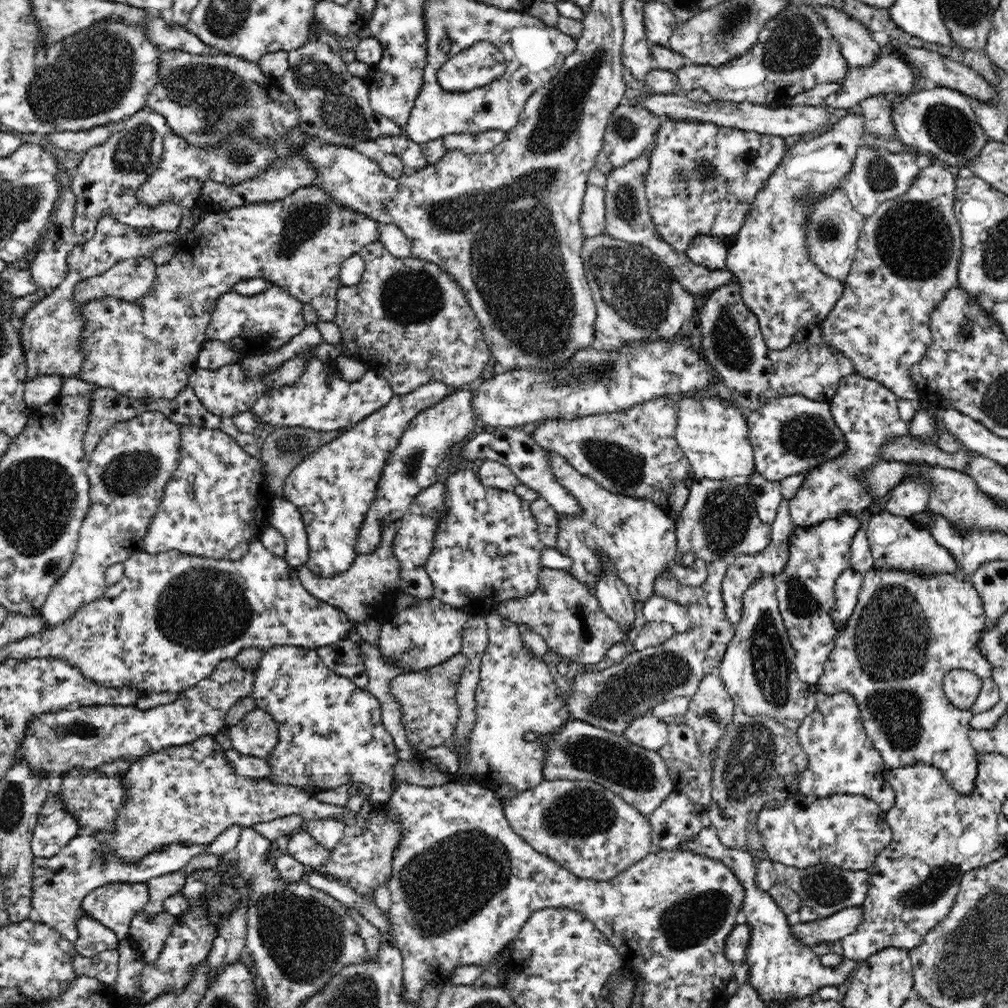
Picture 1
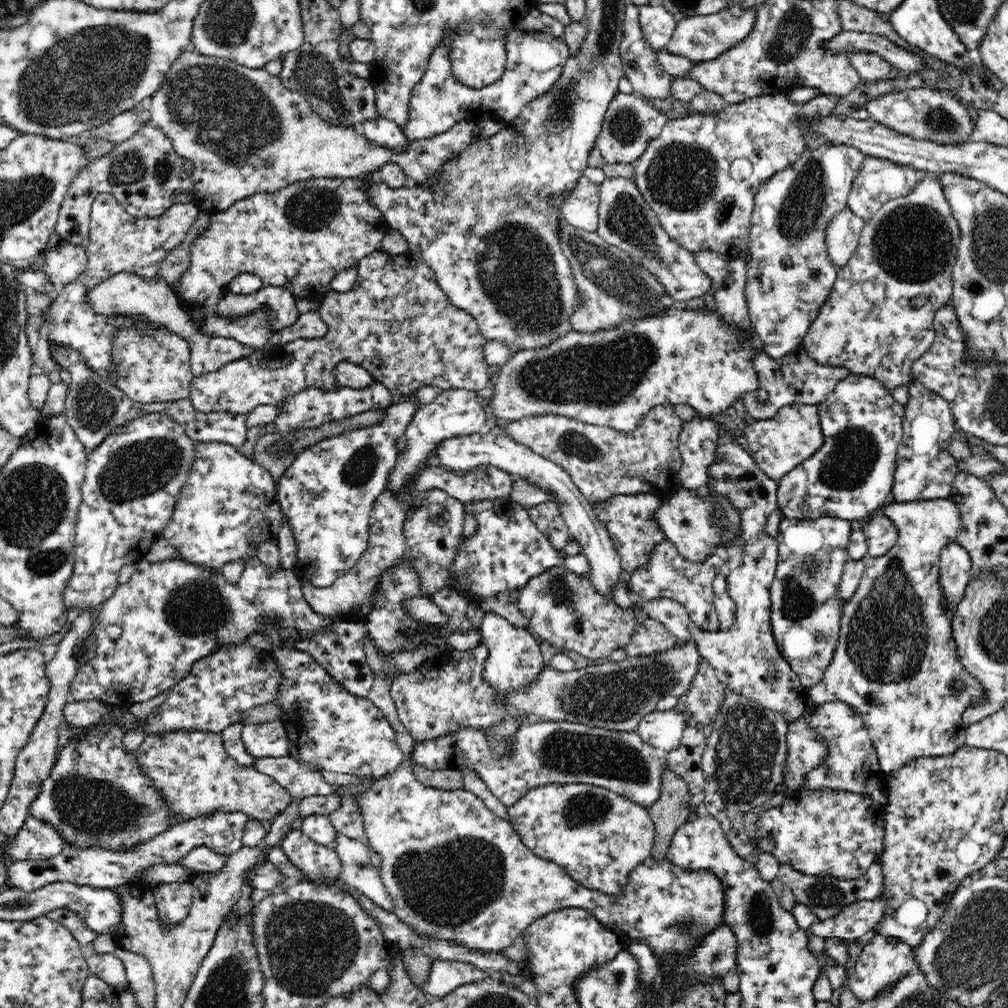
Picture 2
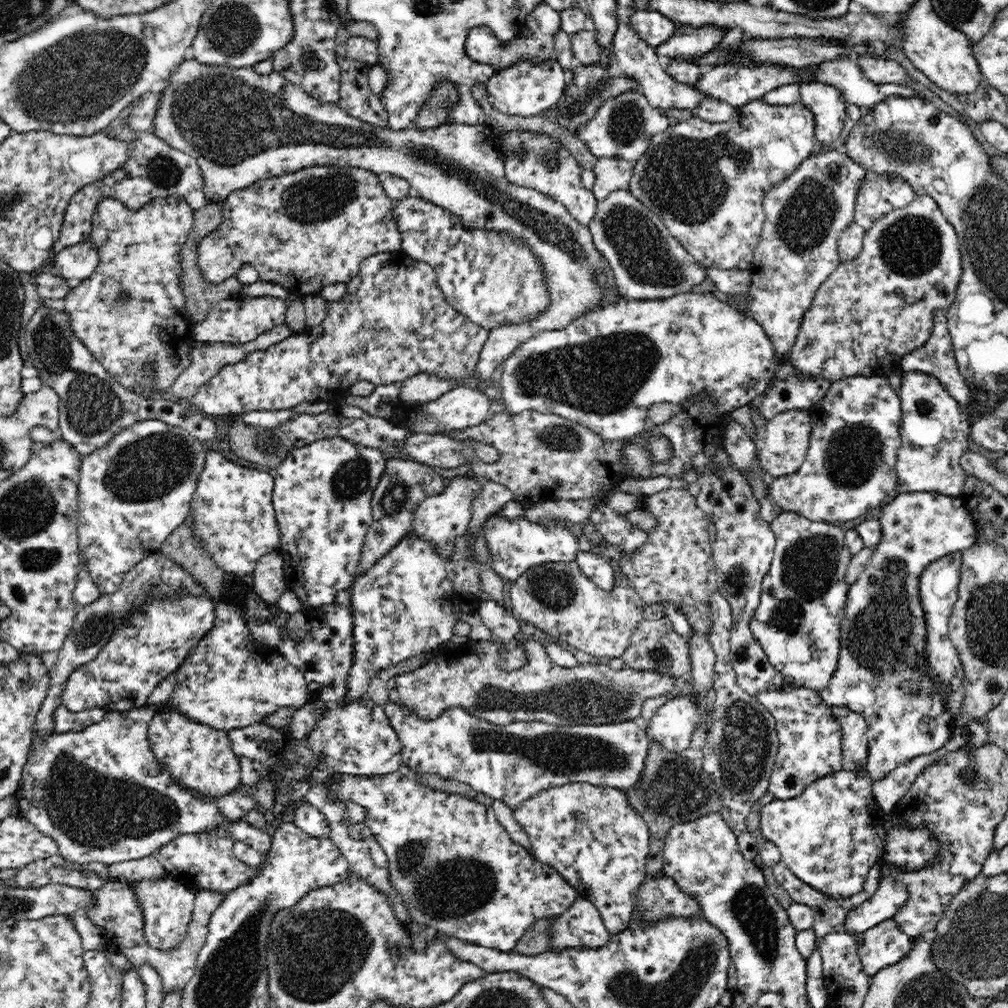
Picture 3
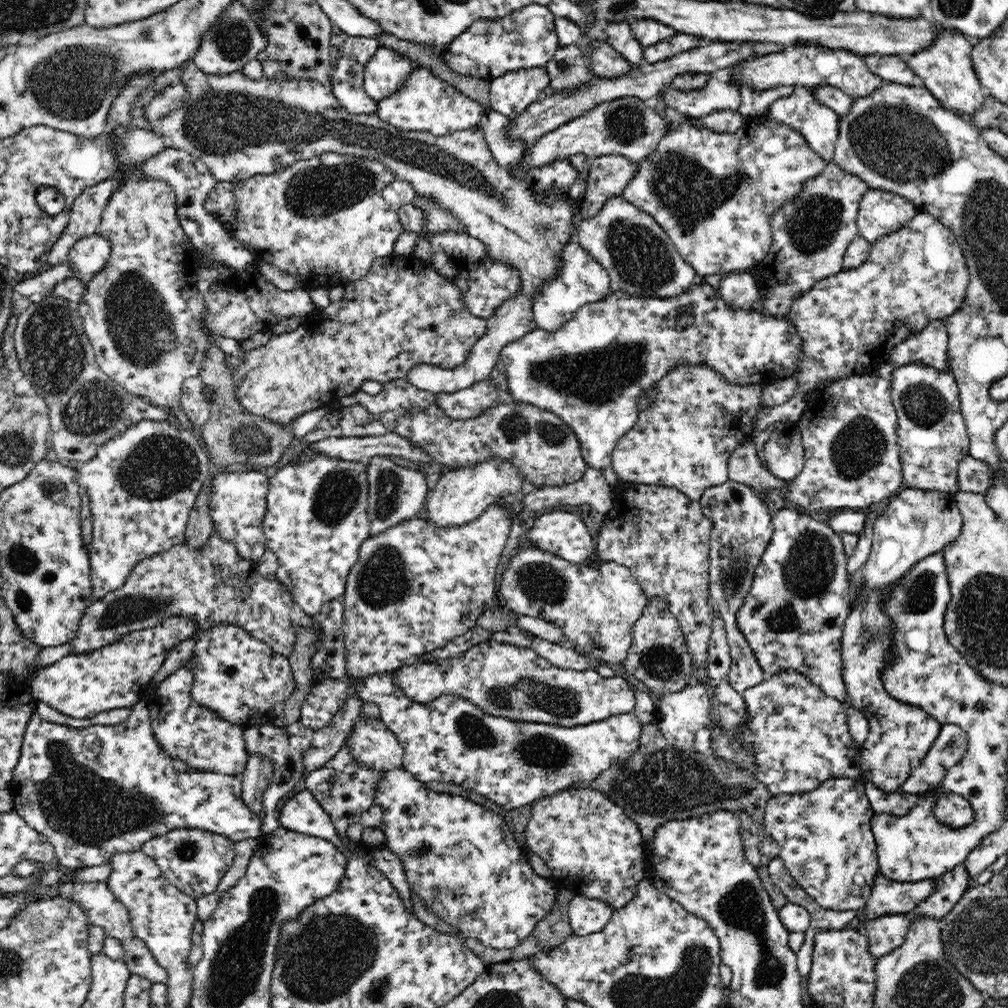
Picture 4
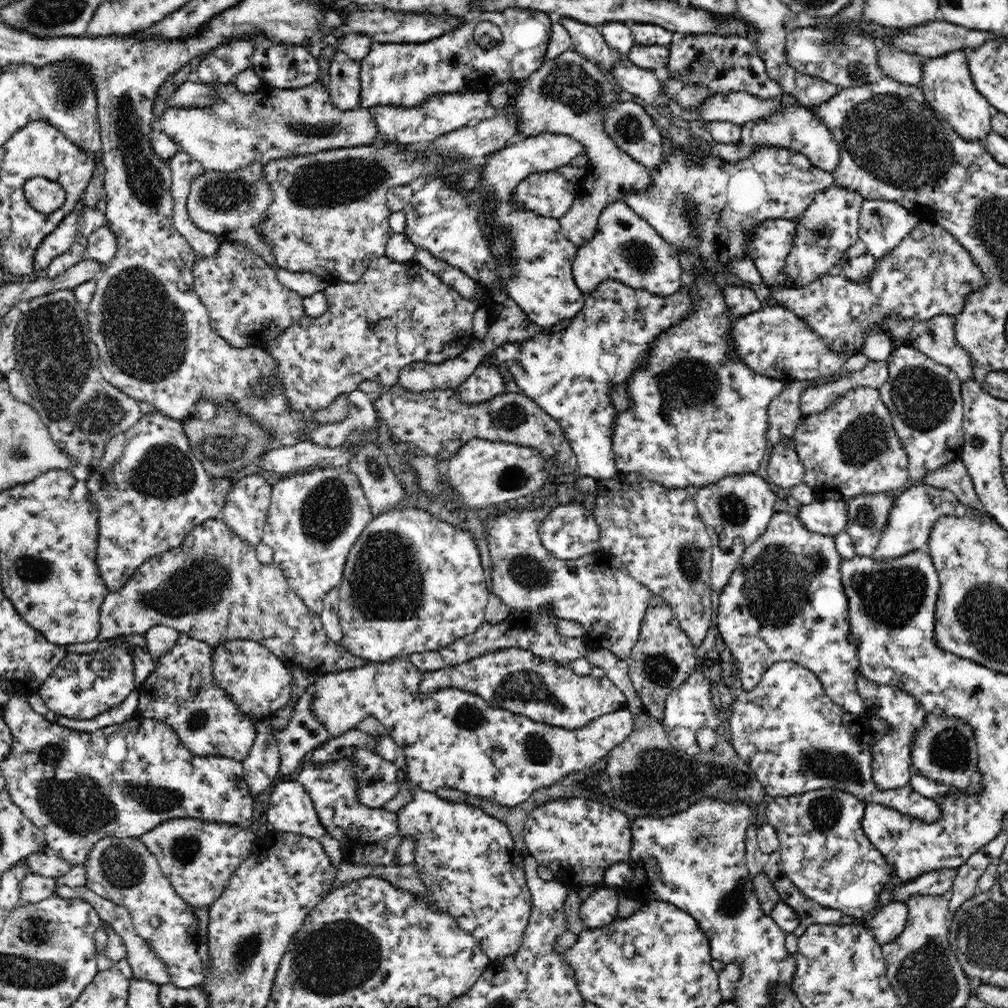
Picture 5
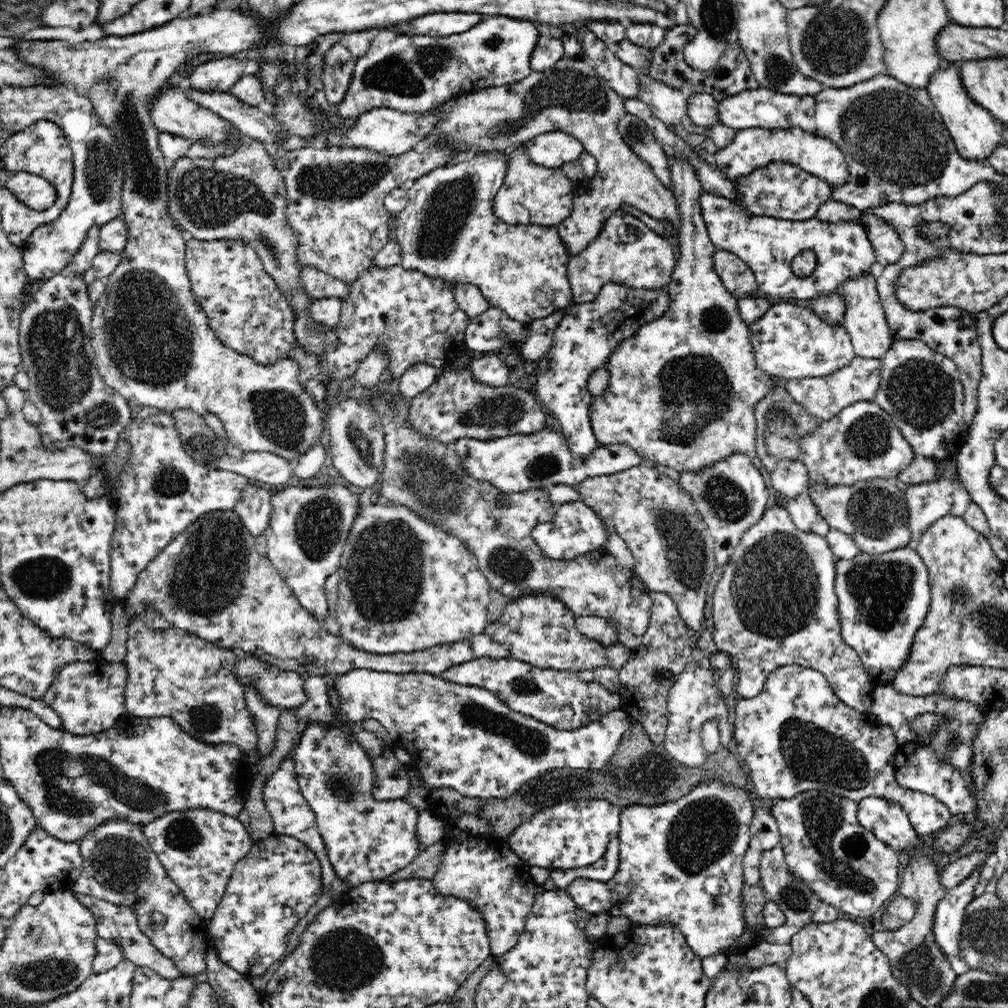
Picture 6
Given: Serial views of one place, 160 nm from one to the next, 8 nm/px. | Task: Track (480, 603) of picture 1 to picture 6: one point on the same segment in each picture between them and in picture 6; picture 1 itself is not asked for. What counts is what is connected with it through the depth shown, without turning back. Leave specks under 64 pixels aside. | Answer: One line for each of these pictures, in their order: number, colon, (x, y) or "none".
2: (507, 550)
3: (514, 545)
4: (563, 533)
5: (570, 531)
6: (576, 529)

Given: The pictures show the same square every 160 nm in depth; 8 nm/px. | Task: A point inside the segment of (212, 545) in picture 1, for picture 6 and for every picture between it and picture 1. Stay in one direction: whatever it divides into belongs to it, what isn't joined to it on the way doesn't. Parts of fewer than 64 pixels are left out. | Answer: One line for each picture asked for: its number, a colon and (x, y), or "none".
2: (228, 507)
3: (232, 510)
4: (238, 503)
5: (245, 512)
6: (255, 507)

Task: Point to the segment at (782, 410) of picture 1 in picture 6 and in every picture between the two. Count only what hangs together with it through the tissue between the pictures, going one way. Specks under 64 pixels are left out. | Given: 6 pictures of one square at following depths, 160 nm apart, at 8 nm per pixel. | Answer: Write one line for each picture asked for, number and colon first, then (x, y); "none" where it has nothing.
2: (778, 444)
3: (782, 443)
4: (784, 452)
5: (785, 469)
6: (791, 478)

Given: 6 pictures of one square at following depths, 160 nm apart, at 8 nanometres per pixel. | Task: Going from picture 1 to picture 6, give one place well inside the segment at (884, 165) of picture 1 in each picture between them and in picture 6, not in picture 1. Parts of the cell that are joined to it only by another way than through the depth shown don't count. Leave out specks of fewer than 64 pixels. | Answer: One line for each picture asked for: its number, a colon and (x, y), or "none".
2: (880, 180)
3: (879, 193)
4: (880, 213)
5: (883, 225)
6: (887, 244)

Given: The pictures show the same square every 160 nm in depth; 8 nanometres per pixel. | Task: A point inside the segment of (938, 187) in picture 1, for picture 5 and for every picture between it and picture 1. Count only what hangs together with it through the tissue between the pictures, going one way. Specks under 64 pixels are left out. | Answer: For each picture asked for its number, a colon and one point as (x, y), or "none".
2: (879, 317)
3: (872, 311)
4: (849, 321)
5: (929, 272)

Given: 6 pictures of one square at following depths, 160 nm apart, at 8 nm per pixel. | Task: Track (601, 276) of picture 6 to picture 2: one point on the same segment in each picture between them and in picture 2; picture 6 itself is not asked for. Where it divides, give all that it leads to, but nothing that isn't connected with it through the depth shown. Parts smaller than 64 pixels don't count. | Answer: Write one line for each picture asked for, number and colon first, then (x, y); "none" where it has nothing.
2: (625, 220)
3: (648, 263)
4: (640, 258)
5: (625, 248)

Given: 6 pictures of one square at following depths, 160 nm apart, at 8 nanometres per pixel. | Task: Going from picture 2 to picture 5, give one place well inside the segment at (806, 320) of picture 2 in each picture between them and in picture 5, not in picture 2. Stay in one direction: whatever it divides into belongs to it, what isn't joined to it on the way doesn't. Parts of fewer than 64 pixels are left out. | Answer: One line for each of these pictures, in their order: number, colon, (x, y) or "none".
3: (805, 214)
4: (811, 234)
5: (830, 225)

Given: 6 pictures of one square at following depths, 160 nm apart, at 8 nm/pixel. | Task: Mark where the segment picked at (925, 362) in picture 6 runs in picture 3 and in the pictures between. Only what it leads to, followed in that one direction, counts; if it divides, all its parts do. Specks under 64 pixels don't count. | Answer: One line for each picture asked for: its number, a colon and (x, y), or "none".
3: (934, 431)
4: (932, 436)
5: (923, 396)

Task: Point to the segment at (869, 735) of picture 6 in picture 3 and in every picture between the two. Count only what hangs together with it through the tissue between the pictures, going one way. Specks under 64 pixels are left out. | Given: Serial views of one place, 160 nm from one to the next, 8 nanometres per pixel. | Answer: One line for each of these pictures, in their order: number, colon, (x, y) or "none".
3: (810, 741)
4: (799, 737)
5: (795, 738)

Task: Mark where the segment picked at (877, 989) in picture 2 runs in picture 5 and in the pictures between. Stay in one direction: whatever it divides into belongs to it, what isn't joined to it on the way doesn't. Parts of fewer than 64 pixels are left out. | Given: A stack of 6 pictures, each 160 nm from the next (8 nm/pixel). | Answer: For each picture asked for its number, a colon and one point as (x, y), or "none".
3: (885, 944)
4: (885, 933)
5: (886, 923)

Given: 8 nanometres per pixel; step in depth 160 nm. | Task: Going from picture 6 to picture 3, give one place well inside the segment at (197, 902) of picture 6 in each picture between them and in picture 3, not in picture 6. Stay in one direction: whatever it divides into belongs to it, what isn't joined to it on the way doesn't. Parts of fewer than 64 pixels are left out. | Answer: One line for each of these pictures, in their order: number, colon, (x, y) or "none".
3: (203, 861)
4: (193, 860)
5: (198, 857)

